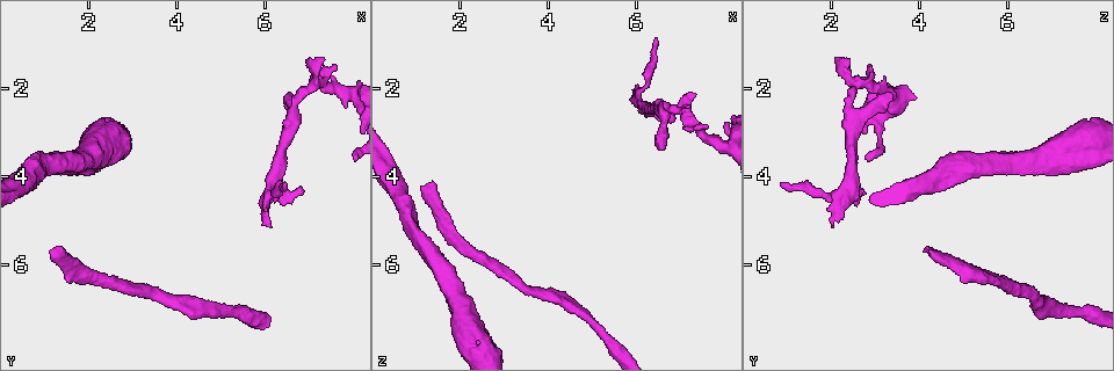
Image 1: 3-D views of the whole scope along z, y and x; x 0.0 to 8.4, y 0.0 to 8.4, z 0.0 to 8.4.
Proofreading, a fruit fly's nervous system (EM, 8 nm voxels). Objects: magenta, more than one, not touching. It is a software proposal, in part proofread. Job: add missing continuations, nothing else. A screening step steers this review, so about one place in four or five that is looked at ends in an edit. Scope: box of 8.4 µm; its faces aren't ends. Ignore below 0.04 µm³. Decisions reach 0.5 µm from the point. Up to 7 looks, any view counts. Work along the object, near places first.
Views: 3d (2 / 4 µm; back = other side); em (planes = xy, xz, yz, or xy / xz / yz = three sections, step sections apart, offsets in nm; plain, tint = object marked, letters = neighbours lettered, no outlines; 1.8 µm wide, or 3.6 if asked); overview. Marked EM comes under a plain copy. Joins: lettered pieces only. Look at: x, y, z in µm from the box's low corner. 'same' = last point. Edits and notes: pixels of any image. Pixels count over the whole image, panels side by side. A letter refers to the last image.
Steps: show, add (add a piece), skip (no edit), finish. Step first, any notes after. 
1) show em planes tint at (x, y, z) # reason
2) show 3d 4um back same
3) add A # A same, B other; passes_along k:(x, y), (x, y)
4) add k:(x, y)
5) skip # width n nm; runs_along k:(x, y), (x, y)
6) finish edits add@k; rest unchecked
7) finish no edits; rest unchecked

show em planes letters at (1.30, 5.65, 4.15) # an open end

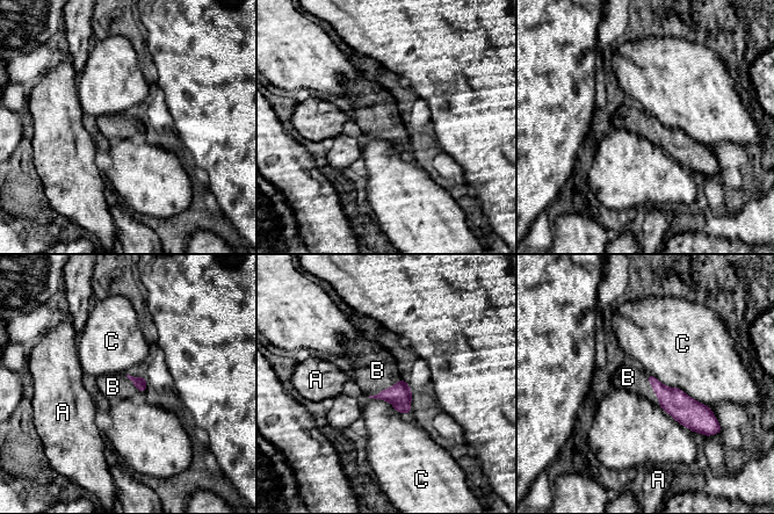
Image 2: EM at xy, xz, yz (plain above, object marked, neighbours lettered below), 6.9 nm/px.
add B # A other, B same, C other; passes_along 2:(399, 395), (385, 389), (377, 370); it goes on there

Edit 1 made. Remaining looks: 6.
show overview # redraw

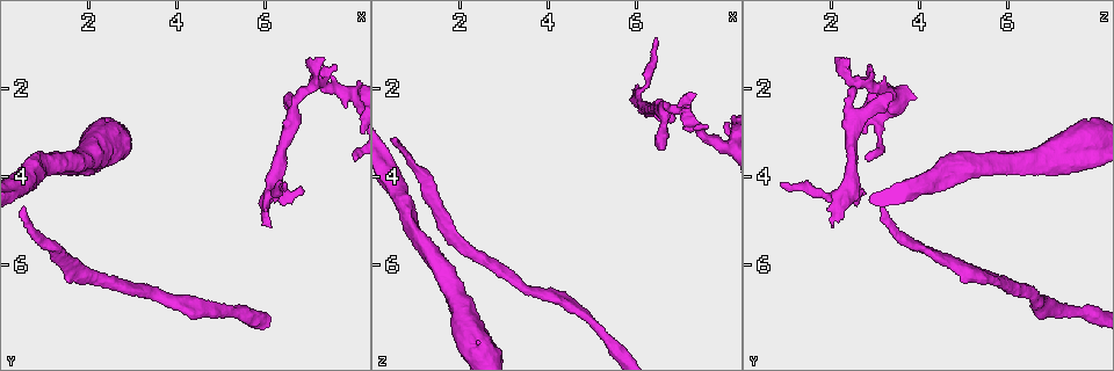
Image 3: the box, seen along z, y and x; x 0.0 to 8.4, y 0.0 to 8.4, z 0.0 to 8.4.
show 3d 4um at (6.15, 5.15, 2.00) # branch stops here

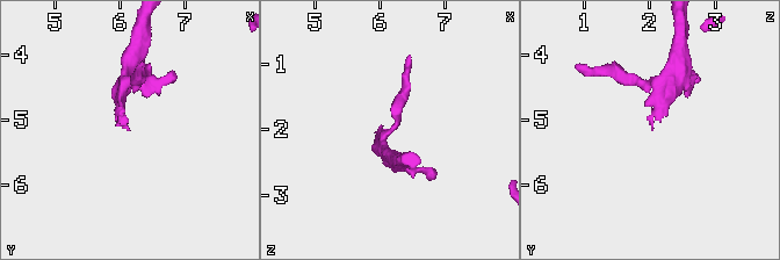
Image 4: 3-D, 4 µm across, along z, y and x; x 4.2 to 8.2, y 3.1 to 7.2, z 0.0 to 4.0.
show em xz step 16 tint at (6.10, 5.20, 2.00) # shape alone is not enough

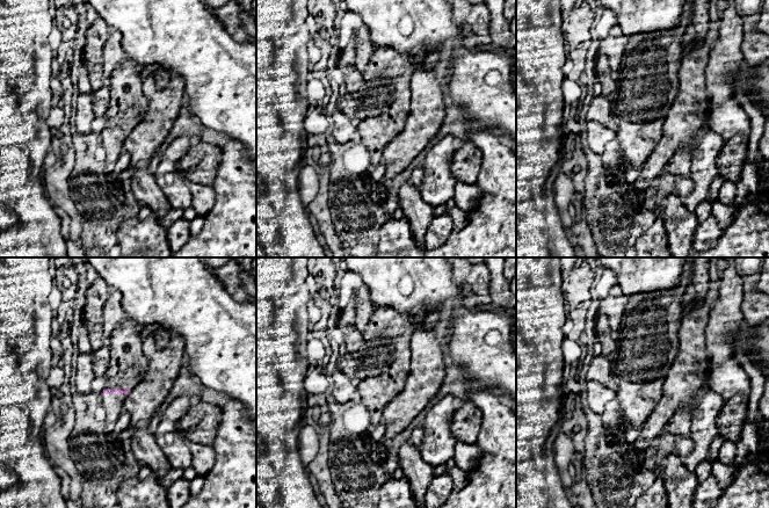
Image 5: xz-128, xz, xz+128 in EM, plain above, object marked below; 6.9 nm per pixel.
show em planes letters same

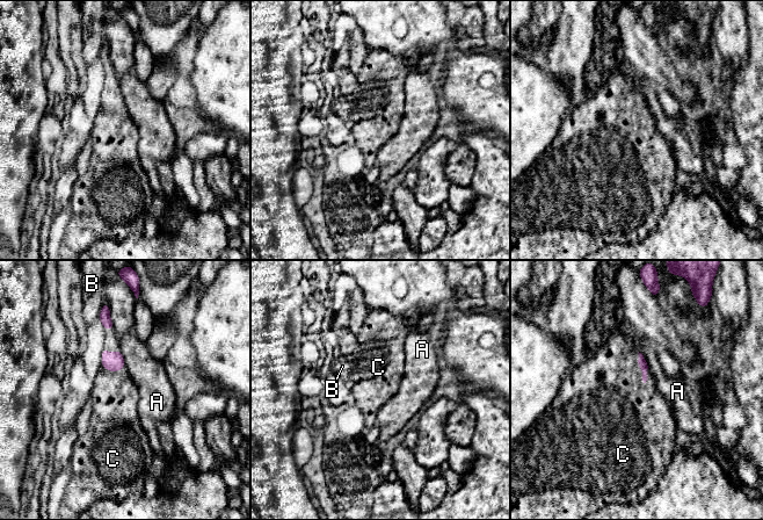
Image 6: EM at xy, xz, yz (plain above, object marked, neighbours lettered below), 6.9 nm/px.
add C # A other, B other, C same; passes_along 6:(642, 365), (639, 367), (609, 387); the neuron continues

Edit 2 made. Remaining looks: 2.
show em planes letters at (6.50, 2.20, 3.35) # an open end

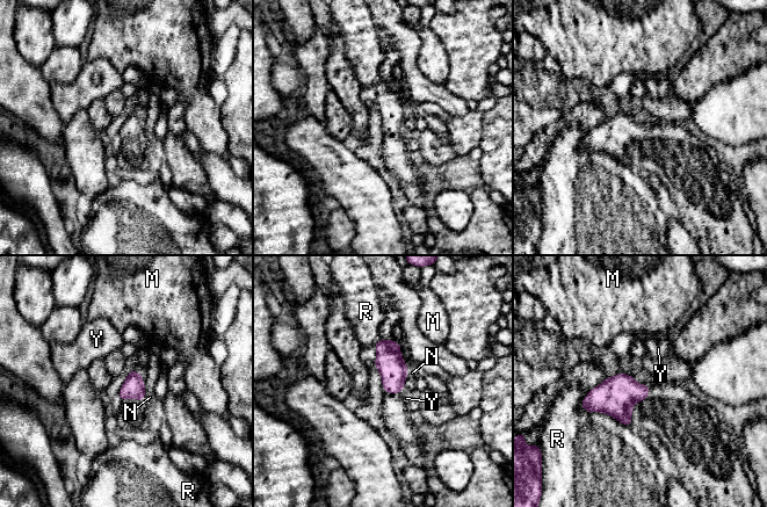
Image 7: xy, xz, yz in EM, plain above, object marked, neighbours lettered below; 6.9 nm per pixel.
skip # M other, N other, R other, Y other; border 7:(404, 389), (399, 392); no lettered piece goes on from it

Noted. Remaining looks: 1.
finish edits add@2, add@6; rest unchecked

